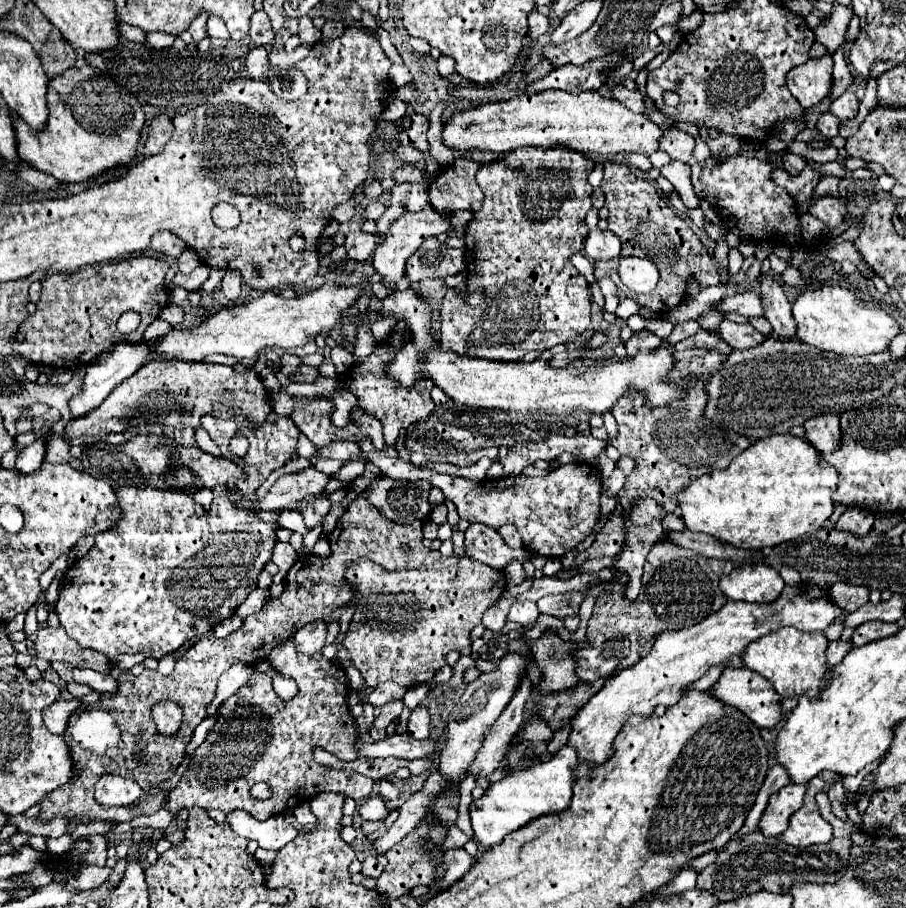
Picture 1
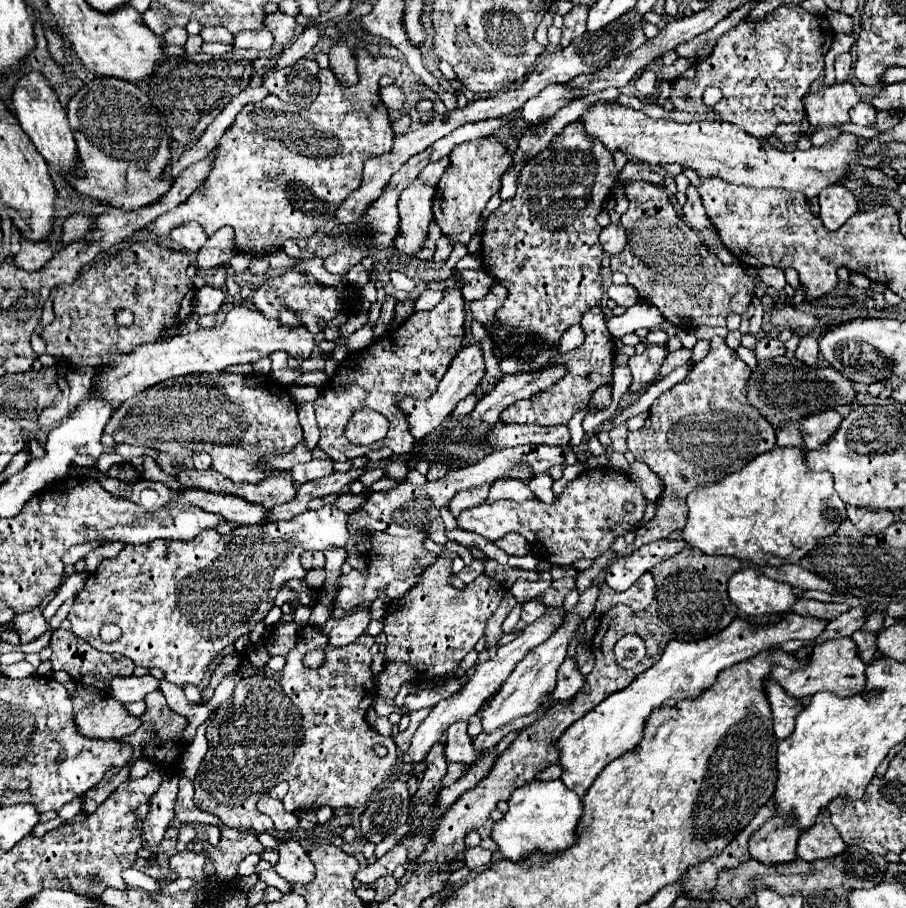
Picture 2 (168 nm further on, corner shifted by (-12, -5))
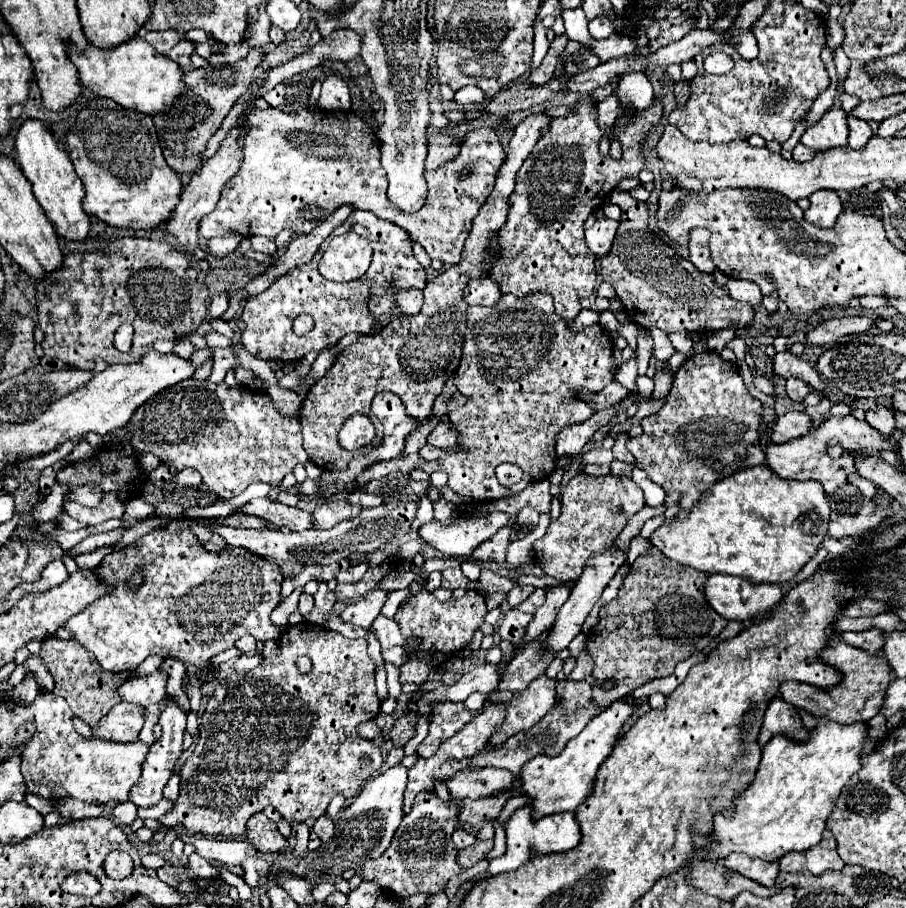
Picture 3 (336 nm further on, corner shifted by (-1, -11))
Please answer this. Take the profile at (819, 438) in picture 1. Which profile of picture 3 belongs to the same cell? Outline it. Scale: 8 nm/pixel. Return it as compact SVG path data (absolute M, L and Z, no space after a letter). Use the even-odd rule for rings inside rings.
M787 412L783 416L777 416L777 420L771 424L769 430L769 442L783 444L793 438L805 436L811 430L811 418L805 412Z

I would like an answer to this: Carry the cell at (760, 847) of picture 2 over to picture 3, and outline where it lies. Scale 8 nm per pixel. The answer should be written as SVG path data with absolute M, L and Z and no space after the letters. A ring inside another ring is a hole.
M729 854L723 860L723 866L731 872L737 872L745 878L759 882L765 888L771 888L779 874L779 862L763 862L759 858L749 858L745 854Z

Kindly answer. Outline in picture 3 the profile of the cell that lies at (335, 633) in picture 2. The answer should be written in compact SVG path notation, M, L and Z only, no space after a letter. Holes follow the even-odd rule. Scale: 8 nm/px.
M375 588L373 592L369 592L367 596L359 598L357 602L349 604L347 610L341 614L345 620L349 620L351 624L359 626L359 628L369 628L373 624L373 620L379 616L385 600L387 600L387 590ZM349 614L349 618L347 618Z

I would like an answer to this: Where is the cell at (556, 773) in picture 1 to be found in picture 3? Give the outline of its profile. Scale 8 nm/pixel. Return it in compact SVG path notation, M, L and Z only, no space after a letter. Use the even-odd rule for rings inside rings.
M525 806L517 810L507 824L507 852L501 858L495 858L489 862L487 872L491 876L499 872L511 872L517 870L519 866L527 864L535 854L553 854L553 852L567 852L575 848L581 840L581 830L575 820L573 812L561 812L561 814L551 814L541 820L531 820L531 808Z

